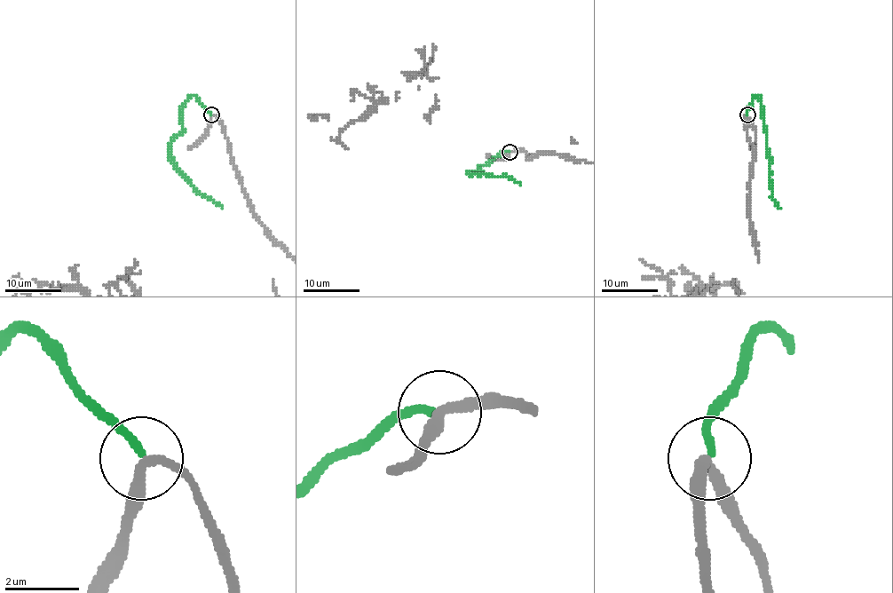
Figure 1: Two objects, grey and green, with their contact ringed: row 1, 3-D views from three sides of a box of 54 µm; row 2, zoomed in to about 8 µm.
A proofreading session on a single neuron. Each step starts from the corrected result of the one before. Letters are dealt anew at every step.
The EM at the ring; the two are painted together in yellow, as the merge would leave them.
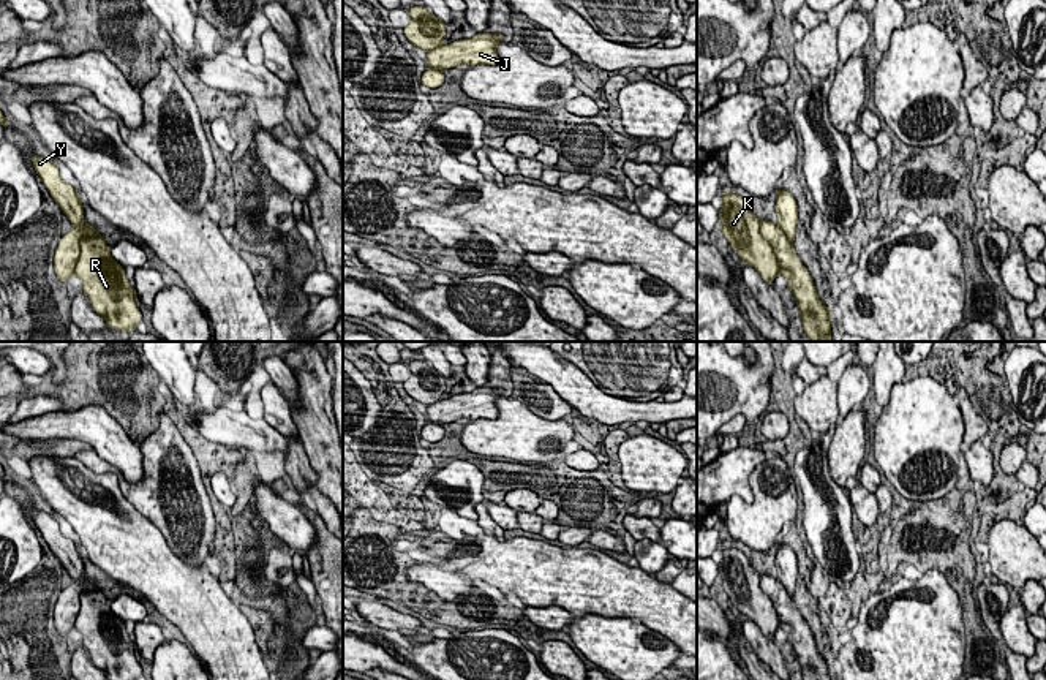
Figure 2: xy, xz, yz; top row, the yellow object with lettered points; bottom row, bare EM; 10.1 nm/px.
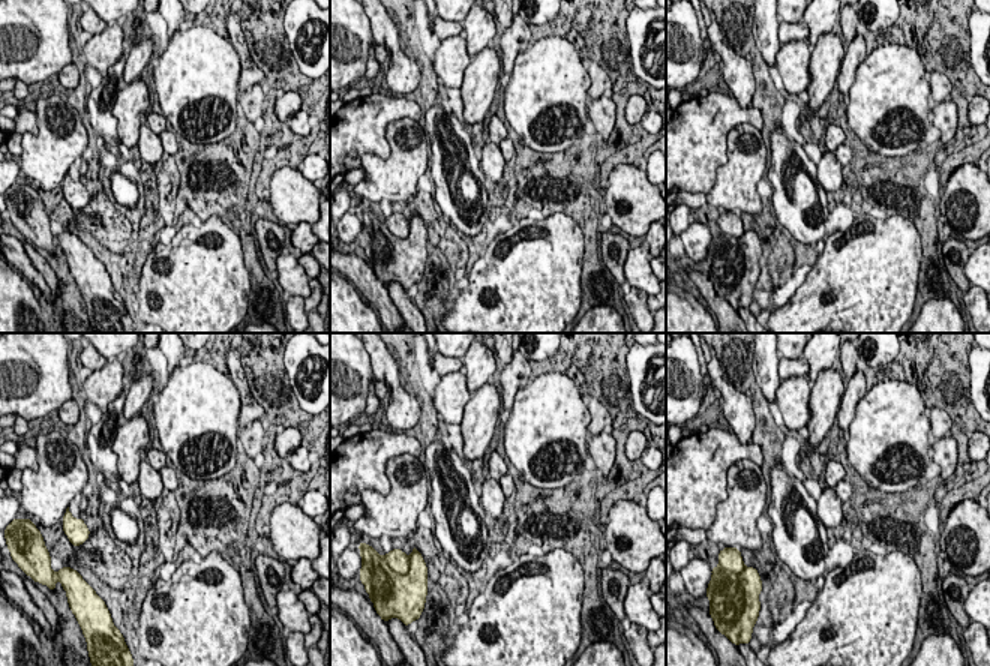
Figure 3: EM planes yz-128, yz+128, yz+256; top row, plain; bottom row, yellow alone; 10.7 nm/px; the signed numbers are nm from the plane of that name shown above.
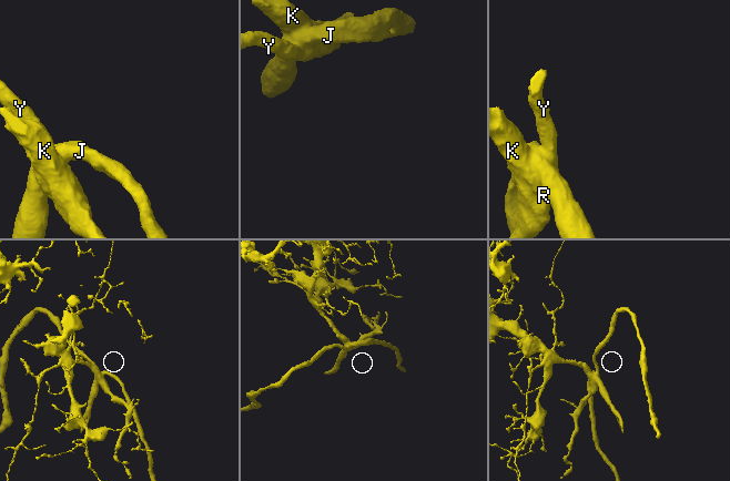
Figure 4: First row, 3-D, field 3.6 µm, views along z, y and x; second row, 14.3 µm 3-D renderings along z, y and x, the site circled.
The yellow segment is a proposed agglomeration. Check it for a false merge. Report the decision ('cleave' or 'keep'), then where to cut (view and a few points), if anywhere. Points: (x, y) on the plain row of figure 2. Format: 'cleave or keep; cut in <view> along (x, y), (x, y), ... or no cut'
cleave; cut in yz along (759, 574), (759, 587), (771, 601), (781, 627)

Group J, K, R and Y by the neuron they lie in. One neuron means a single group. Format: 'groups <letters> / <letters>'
groups J / K R Y

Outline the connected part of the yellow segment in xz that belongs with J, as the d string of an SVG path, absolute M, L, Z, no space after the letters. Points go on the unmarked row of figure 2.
M476 387L469 394L458 394L450 399L442 399L427 406L428 424L449 424L465 417L496 419L499 416L496 400L502 395L502 387Z

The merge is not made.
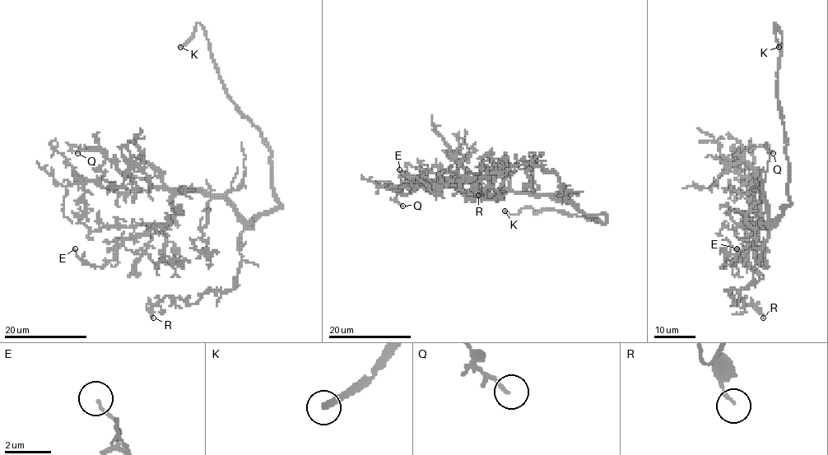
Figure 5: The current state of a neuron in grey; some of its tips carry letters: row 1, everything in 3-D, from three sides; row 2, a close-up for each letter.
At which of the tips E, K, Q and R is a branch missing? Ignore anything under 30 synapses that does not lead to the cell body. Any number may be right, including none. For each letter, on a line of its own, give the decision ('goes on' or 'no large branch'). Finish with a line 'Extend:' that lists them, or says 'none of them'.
E: no large branch
K: goes on
Q: no large branch
R: no large branch
Extend: K

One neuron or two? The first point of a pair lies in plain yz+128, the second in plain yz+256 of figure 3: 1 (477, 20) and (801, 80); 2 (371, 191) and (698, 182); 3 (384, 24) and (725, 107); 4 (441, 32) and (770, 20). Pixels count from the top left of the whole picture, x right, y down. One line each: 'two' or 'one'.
1: two
2: two
3: two
4: two

